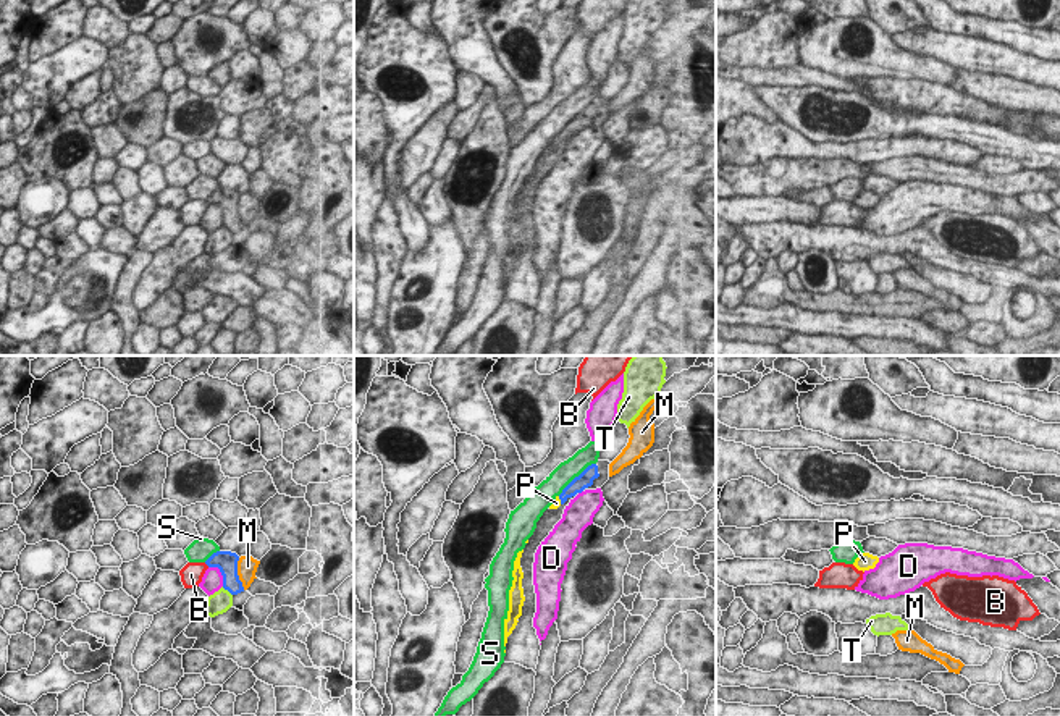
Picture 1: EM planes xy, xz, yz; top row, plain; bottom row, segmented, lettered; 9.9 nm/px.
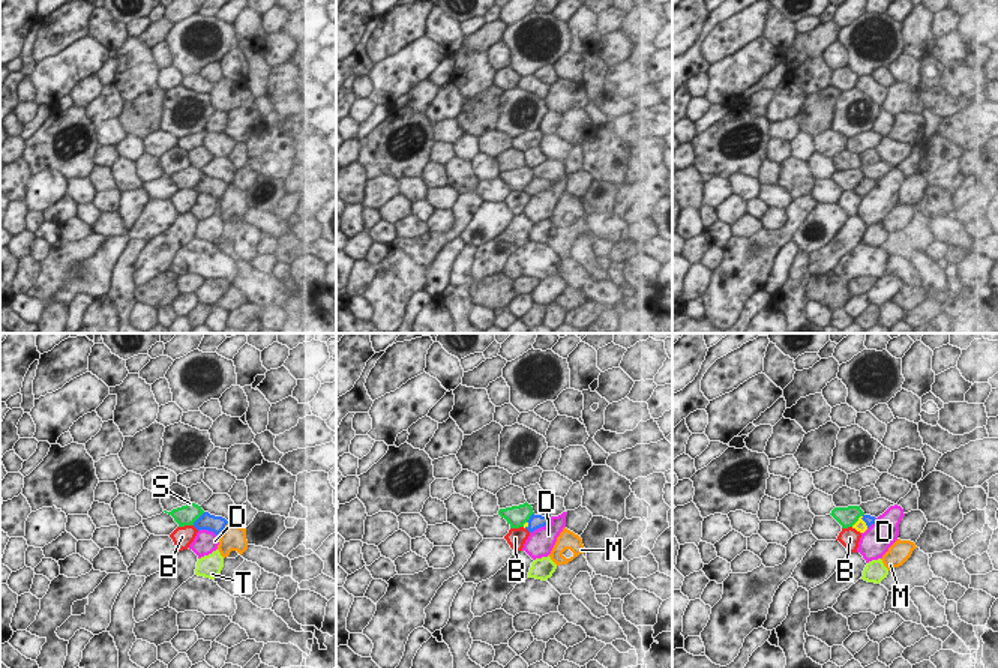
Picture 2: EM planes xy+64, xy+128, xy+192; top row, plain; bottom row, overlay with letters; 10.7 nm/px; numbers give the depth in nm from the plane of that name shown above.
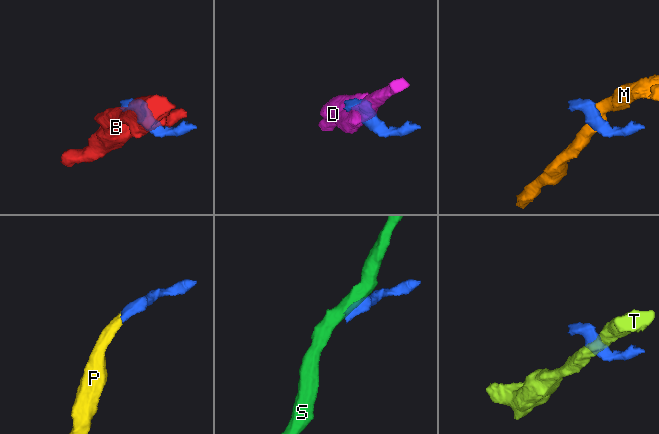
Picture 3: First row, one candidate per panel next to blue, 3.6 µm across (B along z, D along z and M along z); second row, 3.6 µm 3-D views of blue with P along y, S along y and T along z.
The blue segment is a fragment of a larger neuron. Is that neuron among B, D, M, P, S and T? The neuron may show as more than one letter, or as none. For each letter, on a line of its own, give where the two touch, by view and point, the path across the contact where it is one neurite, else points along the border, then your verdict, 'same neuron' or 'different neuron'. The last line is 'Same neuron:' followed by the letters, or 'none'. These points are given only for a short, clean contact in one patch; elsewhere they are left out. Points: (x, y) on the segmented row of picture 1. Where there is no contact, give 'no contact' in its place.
B: contact xy (207, 564); border xy (204, 563), (209, 566); different neuron
D: contact xy (220, 571); different neuron
M: contact xy (236, 574); border xy (238, 558), (238, 579), (244, 589); different neuron
P: contact xz (559, 498); way xz (579, 484), (559, 498), (556, 503); same neuron
S: contact xz (576, 477); different neuron
T: contact xy (227, 589); different neuron
Same neuron: P

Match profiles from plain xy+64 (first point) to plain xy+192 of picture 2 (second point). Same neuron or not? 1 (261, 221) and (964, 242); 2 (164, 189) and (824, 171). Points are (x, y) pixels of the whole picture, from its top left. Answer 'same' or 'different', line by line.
1: same
2: different

